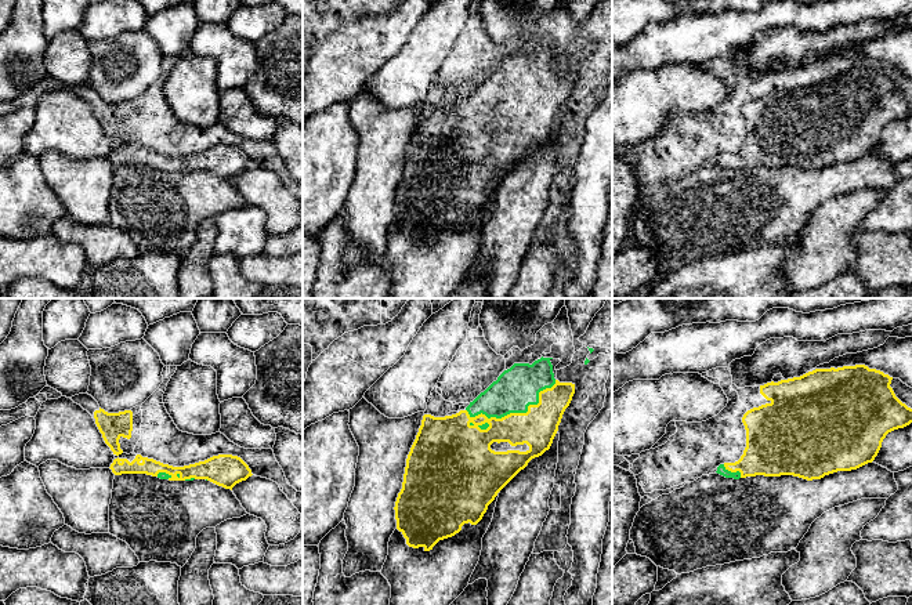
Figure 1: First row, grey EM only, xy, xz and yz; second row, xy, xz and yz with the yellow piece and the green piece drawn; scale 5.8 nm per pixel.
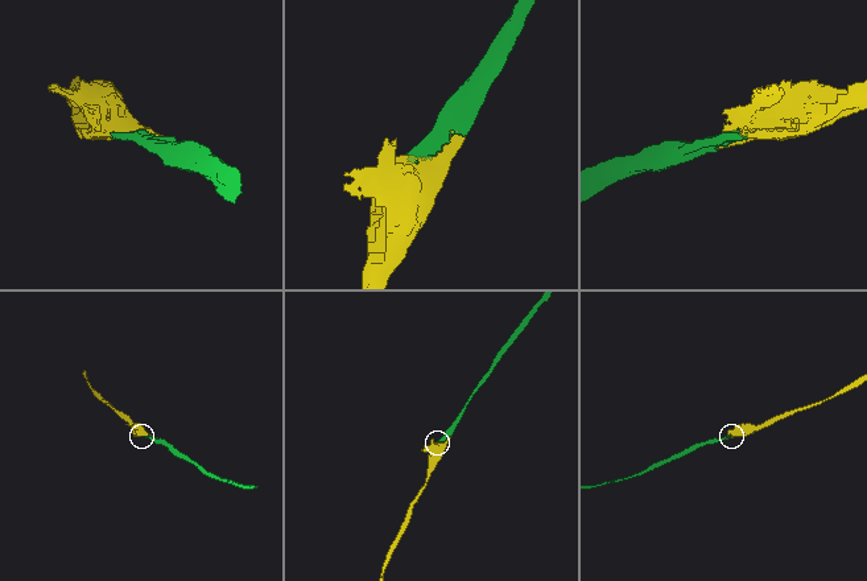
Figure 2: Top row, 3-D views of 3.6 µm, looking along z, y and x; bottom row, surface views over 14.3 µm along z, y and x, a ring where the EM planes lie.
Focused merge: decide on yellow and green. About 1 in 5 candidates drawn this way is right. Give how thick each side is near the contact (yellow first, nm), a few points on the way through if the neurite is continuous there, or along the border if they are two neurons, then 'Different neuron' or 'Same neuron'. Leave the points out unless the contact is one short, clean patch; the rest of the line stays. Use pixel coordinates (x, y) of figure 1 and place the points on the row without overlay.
Thickness 220 nm (yellow) against 240 nm. Same neuron

